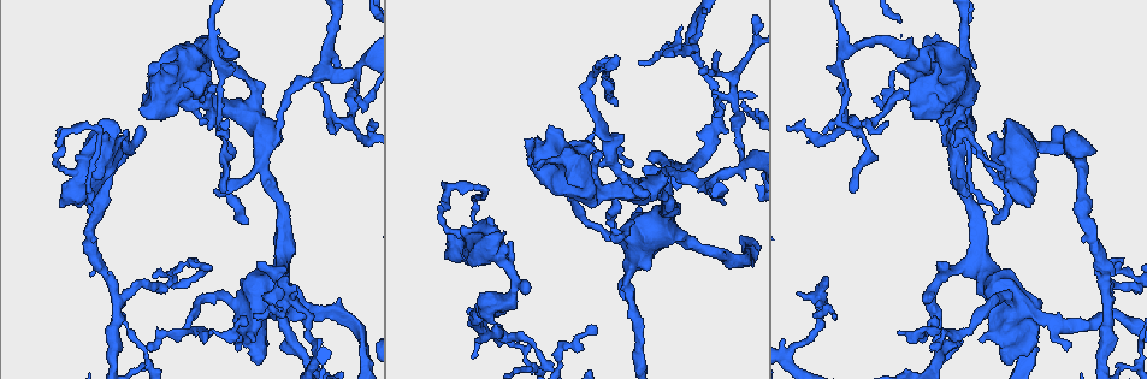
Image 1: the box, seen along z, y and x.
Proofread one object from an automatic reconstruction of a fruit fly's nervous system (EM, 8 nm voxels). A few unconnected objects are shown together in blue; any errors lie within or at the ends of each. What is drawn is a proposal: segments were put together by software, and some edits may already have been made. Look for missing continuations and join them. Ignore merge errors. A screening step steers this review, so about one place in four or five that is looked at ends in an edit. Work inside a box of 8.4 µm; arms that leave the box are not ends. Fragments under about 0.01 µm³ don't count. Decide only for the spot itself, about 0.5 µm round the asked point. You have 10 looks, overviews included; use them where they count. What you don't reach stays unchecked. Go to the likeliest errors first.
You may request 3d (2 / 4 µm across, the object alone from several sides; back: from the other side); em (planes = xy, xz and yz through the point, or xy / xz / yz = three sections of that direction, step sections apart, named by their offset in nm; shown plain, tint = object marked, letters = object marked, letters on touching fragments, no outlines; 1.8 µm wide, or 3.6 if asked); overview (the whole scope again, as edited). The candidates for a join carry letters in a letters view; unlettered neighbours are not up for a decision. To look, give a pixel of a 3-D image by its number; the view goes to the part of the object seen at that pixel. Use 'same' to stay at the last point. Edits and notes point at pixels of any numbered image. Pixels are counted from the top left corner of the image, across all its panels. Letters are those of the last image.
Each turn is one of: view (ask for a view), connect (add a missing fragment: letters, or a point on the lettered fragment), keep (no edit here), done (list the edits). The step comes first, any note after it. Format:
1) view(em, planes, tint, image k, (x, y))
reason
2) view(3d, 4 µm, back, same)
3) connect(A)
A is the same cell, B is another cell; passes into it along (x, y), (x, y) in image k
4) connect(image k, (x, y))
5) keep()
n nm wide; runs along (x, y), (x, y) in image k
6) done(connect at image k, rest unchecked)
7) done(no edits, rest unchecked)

view(3d, 4 µm, image 1, (115, 296))
branch point

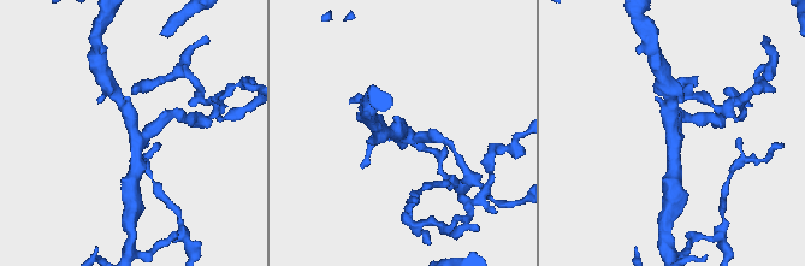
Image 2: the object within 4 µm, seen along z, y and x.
view(em, xz, step 4, tint, image 2, (403, 131))
3 arms; shape alone is not enough

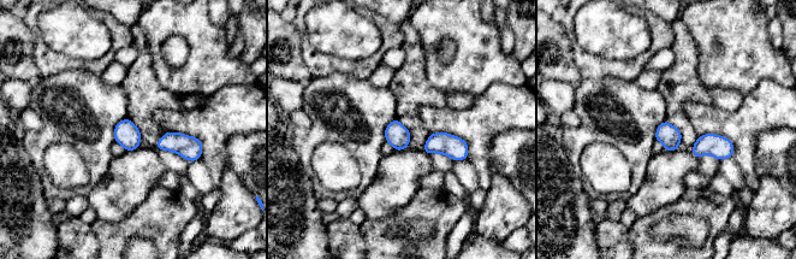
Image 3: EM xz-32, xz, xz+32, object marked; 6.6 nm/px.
view(em, planes, letters, same)

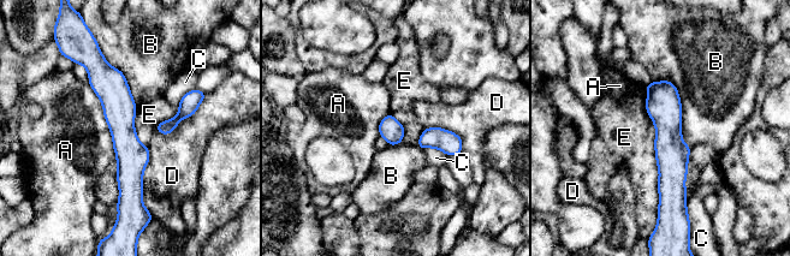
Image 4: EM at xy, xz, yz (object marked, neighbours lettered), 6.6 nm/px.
keep()
E touches over 850 nm; A, B, C, D and E are other cells; border along (645, 88), (655, 132), (658, 212) in image 4; no lettered fragment goes on from it

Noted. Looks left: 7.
view(3d, 2 µm, back, image 1, (446, 259))
thick end

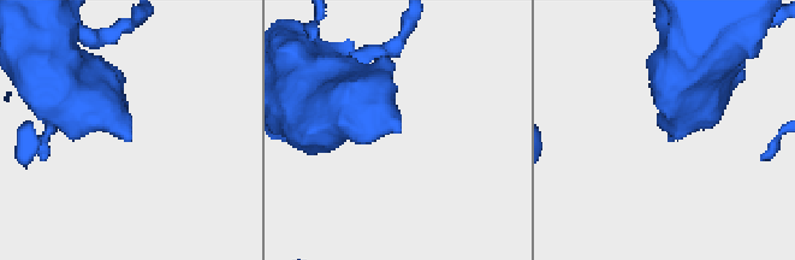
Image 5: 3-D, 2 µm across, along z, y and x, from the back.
view(em, planes, letters, image 5, (668, 138))

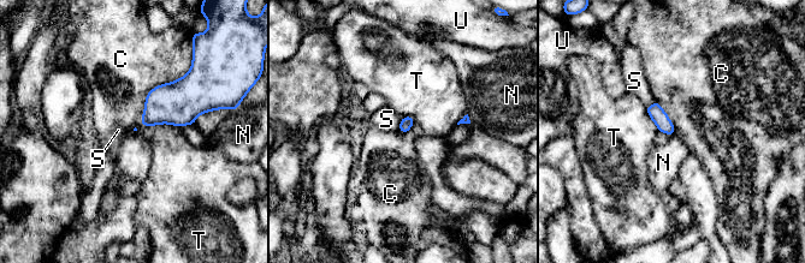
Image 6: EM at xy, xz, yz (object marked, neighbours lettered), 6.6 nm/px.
keep()
C, N, S, T and U are other cells; border along (190, 70), (148, 93), (142, 125) in image 6; no lettered fragment goes on from it

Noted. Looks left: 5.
view(em, xz, step 4, letters, image 1, (740, 120))
abrupt turn

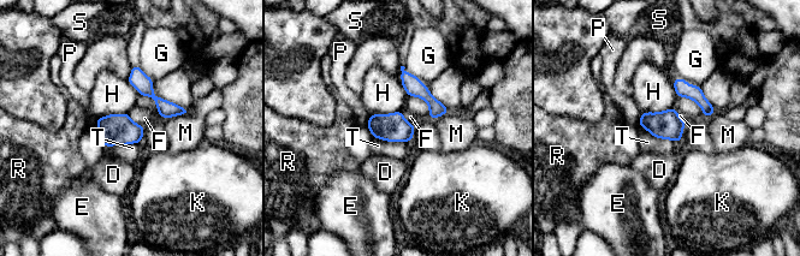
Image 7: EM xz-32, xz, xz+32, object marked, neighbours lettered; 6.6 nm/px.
keep()
190 nm wide; D, E, F, G, H, K, M, P, R, S and T are other cells; border along (128, 113), (135, 123), (143, 128) in image 7; none of them fits

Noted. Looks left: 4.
view(em, planes, letters, image 1, (965, 64))
an open end

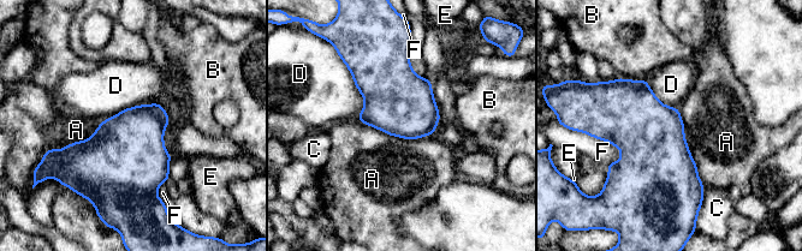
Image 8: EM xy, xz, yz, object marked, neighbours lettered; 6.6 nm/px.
keep()
A, B, C, D, E and F are other cells; border along (677, 108), (689, 154), (704, 185) in image 8; none of them fits

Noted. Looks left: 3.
done(no edits, rest unchecked)

